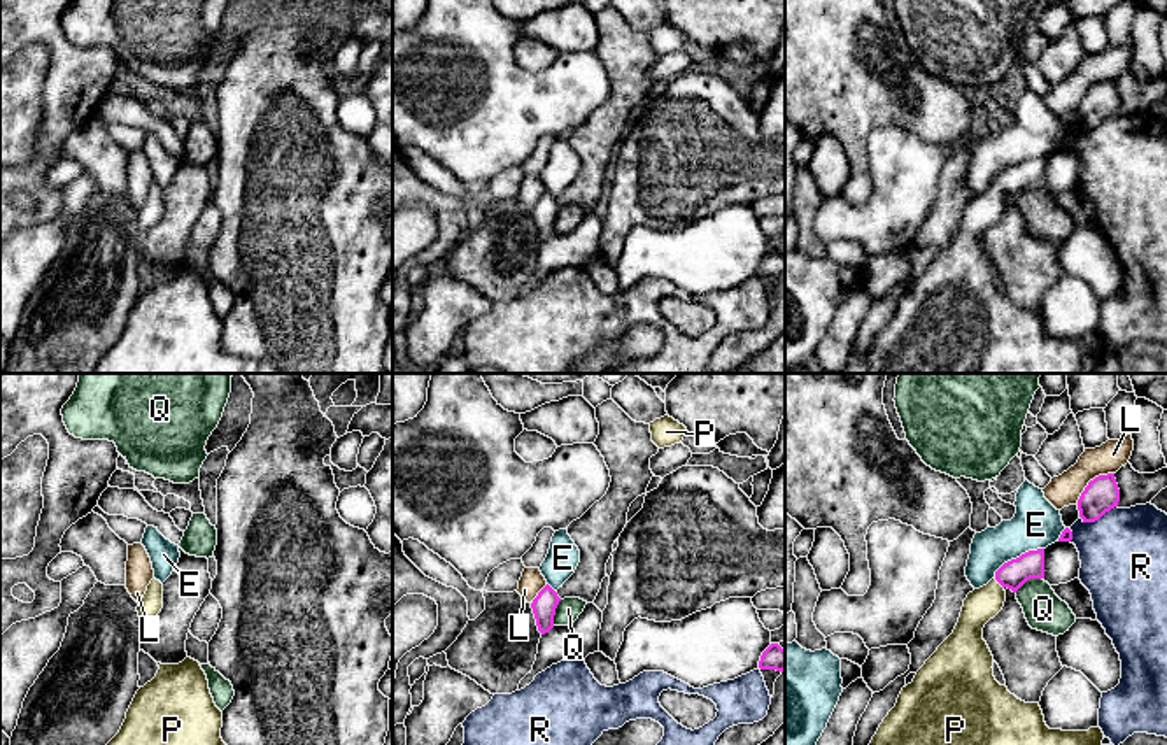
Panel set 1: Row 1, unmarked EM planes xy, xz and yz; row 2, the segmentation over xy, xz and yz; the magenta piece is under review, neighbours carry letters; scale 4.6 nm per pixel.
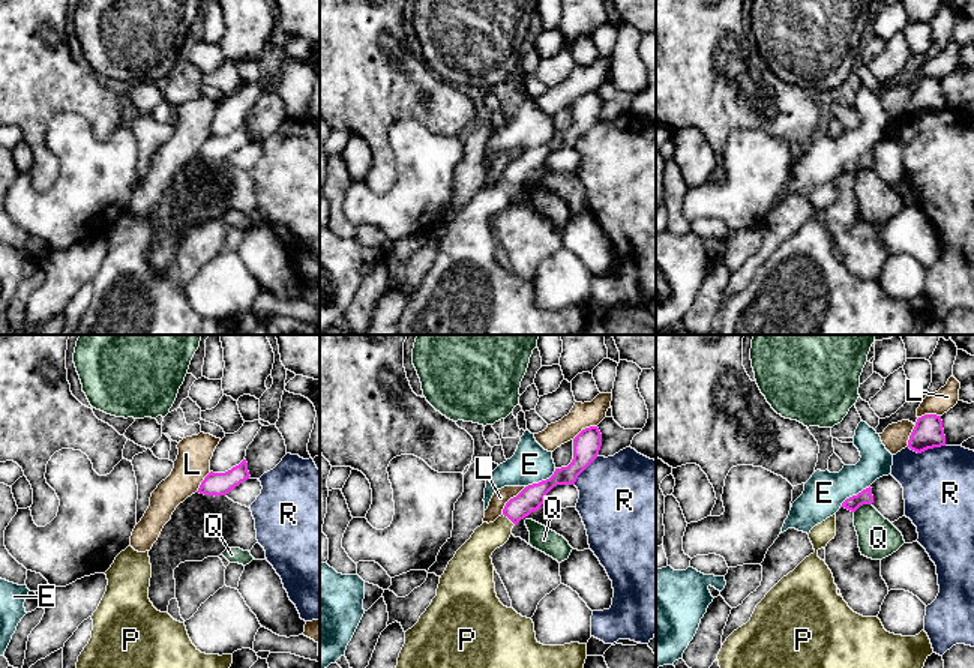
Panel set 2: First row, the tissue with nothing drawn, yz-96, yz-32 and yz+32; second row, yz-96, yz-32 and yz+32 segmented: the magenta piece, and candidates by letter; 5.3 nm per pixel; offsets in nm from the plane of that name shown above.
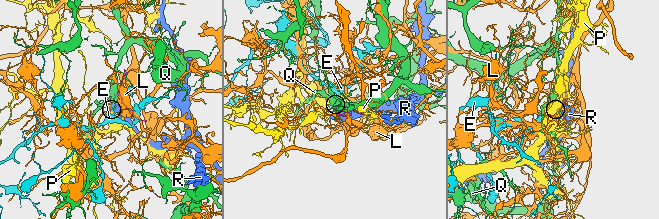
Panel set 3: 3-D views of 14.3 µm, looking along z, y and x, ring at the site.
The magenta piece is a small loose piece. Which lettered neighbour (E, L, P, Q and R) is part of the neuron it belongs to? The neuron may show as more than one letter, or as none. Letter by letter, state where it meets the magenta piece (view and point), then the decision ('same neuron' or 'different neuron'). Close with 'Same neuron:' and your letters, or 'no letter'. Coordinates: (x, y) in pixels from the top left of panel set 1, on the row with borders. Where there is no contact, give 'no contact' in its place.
E: yz (1017, 558) | different neuron
L: yz (1090, 481) | different neuron
P: yz (999, 582) | same neuron
Q: yz (1027, 579) | different neuron
R: yz (1097, 519) | different neuron
Same neuron: P

